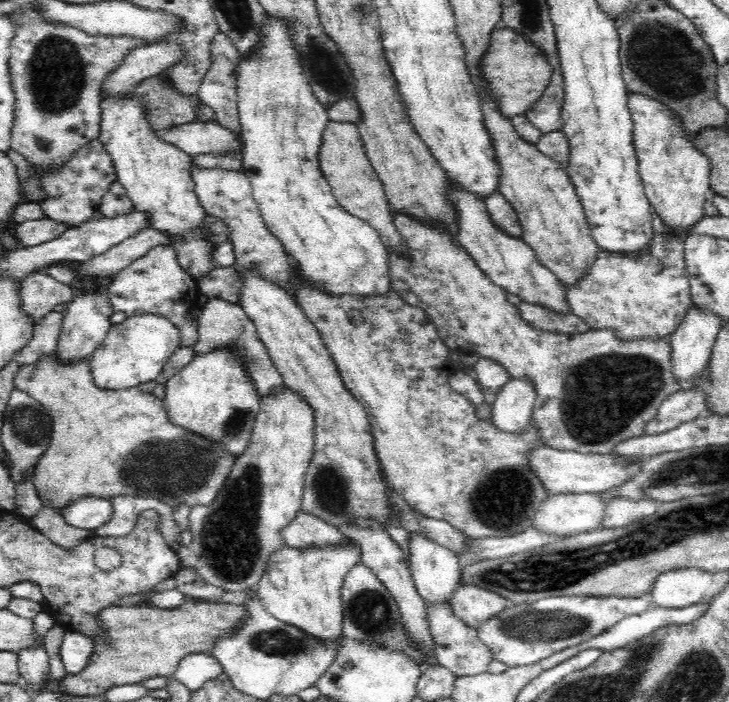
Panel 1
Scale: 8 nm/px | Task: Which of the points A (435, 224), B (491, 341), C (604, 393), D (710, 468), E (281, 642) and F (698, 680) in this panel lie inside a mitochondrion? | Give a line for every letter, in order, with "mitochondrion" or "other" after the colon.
A: other
B: other
C: mitochondrion
D: mitochondrion
E: mitochondrion
F: mitochondrion

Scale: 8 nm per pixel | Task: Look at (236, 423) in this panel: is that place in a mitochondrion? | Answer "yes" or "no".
yes

